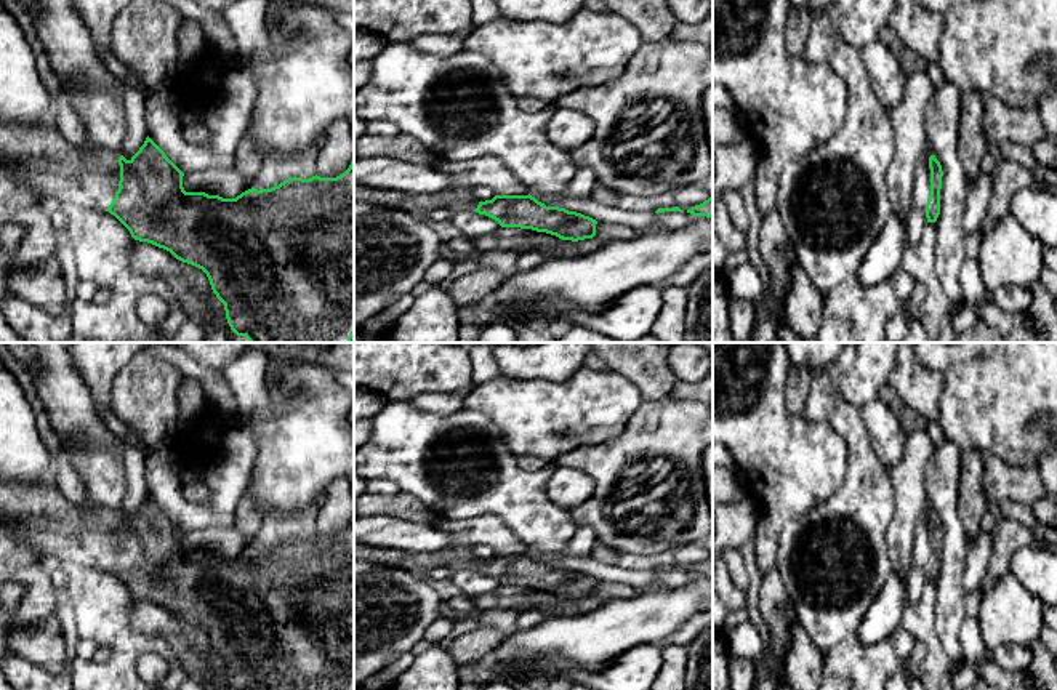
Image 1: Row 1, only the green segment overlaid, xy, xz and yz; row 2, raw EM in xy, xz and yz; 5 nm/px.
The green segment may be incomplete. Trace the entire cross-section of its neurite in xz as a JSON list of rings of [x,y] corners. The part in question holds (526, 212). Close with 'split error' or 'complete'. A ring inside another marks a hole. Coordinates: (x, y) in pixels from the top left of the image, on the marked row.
[[[354,184],[354,202],[368,202],[402,210],[413,216],[424,216],[437,208],[456,211],[460,207],[495,219],[501,227],[520,227],[546,232],[562,240],[585,240],[596,235],[597,221],[577,211],[546,207],[528,195],[495,195],[479,202],[468,189],[448,189],[437,194],[405,194],[402,191],[380,191]]]; split error

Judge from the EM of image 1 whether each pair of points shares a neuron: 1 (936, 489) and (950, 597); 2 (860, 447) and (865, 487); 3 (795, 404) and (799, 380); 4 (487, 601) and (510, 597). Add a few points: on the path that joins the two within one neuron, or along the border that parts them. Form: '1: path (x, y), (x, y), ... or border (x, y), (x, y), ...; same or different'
1: path (948, 516), (952, 522), (952, 570); same
2: path (860, 457), (865, 477); same
3: path (796, 397), (798, 386); same
4: path (492, 601), (505, 597); same

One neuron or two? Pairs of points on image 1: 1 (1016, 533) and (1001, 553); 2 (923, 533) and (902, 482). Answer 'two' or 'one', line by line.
1: one
2: two

